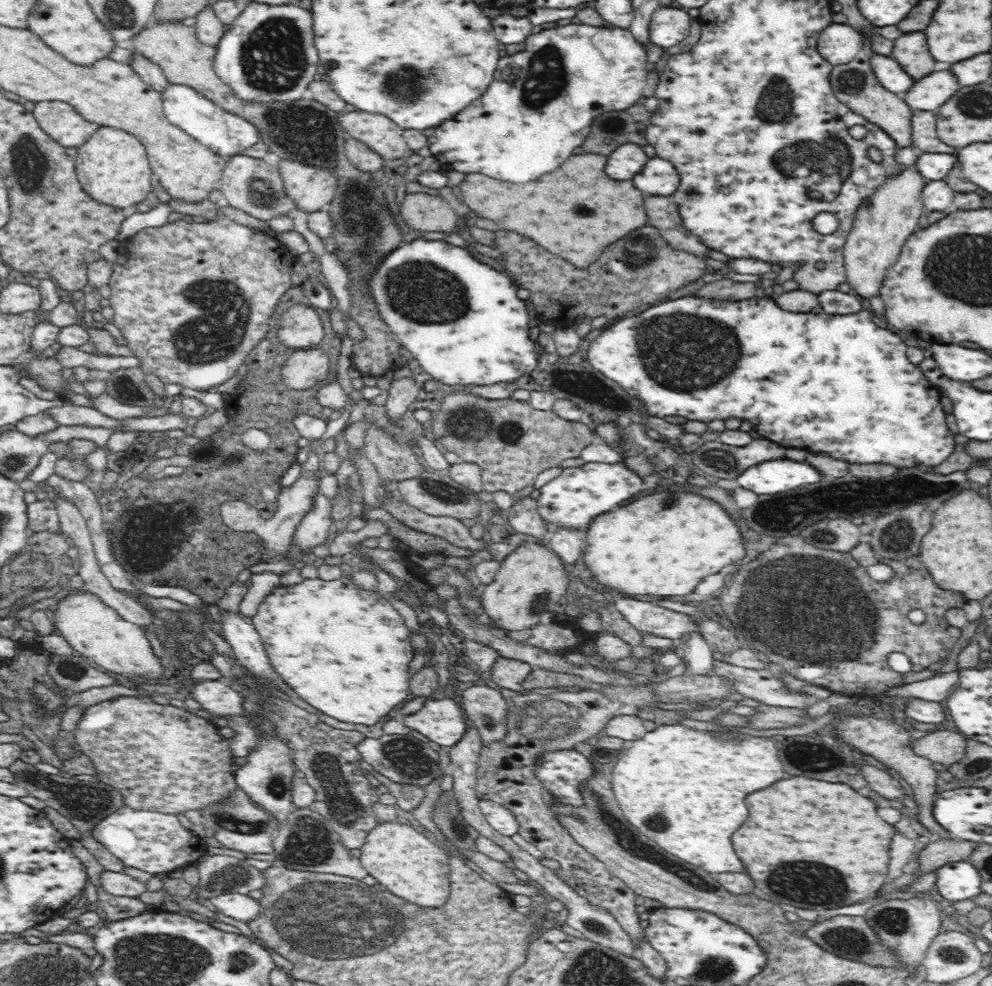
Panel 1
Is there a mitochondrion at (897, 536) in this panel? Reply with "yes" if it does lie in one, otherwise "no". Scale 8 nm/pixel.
yes

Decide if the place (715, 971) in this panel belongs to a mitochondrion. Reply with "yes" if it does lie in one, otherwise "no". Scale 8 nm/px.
yes

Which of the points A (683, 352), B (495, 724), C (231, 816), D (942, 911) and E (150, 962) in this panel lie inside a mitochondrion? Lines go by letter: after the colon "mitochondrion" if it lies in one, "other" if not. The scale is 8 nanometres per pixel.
A: mitochondrion
B: mitochondrion
C: mitochondrion
D: other
E: mitochondrion

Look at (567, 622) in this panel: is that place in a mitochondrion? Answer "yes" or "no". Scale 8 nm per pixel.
no

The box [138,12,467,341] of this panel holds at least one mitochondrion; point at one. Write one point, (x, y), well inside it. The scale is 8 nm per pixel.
(264, 64)

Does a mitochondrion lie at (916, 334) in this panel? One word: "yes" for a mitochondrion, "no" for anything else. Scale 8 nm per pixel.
no

